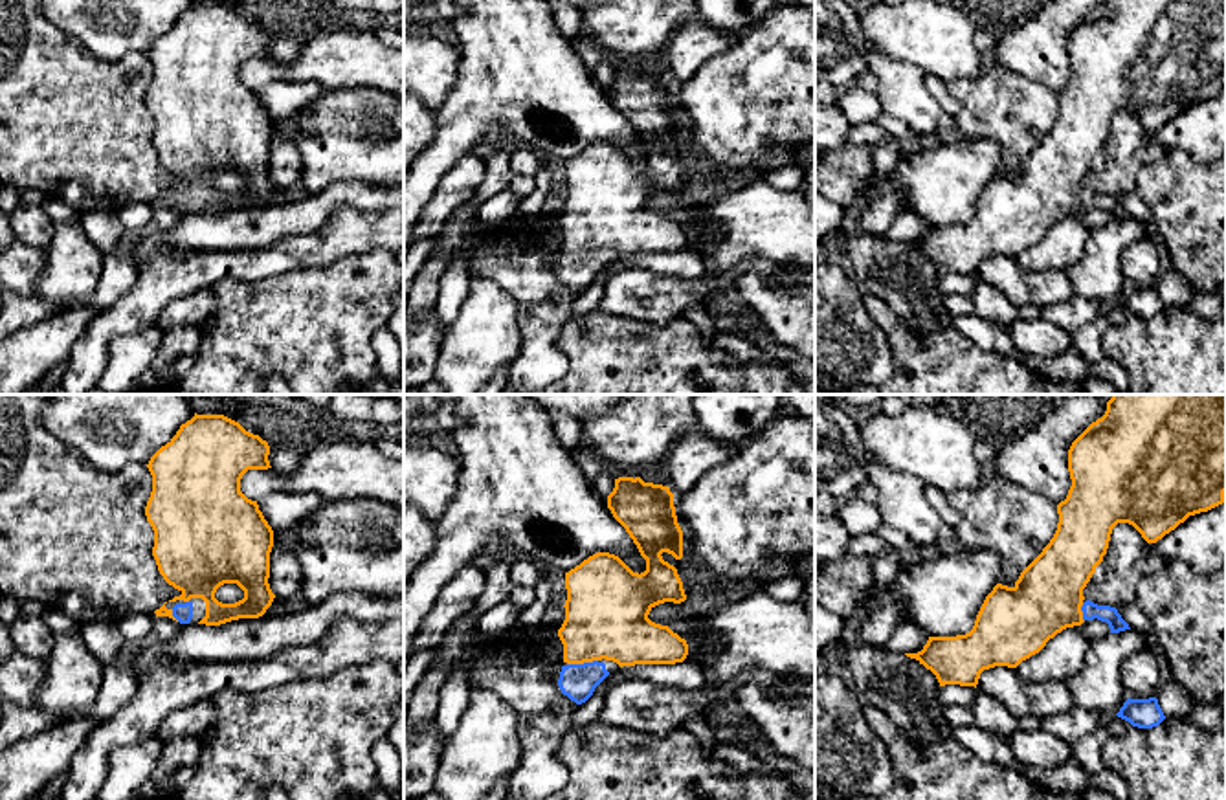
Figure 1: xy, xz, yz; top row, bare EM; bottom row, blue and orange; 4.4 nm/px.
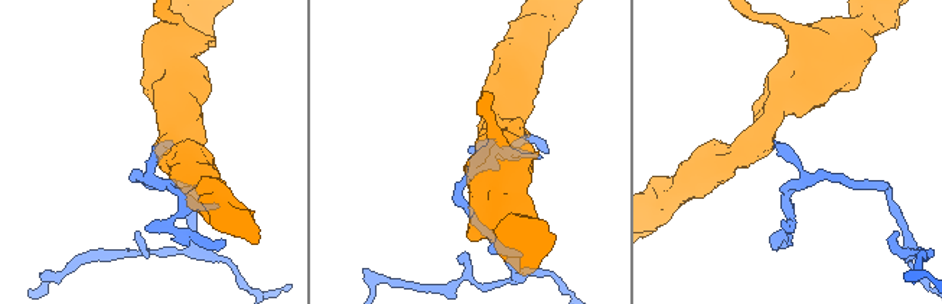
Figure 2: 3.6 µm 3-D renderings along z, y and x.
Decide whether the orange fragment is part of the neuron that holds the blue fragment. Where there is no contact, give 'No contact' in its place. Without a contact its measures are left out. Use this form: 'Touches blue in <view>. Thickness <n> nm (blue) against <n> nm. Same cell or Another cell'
Touches blue in xz. Thickness 160 nm (blue) against 360 nm. Same cell

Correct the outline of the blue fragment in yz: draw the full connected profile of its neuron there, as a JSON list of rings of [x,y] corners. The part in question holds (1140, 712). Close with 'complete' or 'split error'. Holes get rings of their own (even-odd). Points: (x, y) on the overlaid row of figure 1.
[[[1129,697],[1116,716],[1138,728],[1153,728],[1165,719],[1156,697],[1149,699]]]; complete

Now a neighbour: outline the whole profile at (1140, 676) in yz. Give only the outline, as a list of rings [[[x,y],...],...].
[[[1149,648],[1131,653],[1121,662],[1121,684],[1131,699],[1149,699],[1158,695],[1160,668]]]

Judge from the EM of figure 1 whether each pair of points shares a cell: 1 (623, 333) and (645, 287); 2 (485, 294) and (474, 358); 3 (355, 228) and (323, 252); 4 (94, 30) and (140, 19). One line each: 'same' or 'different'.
1: different
2: same
3: same
4: same

